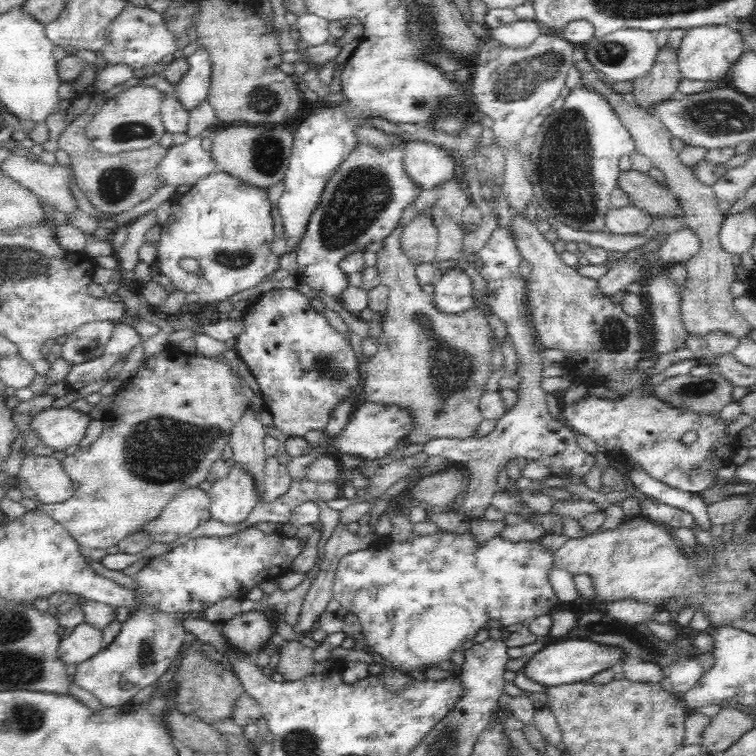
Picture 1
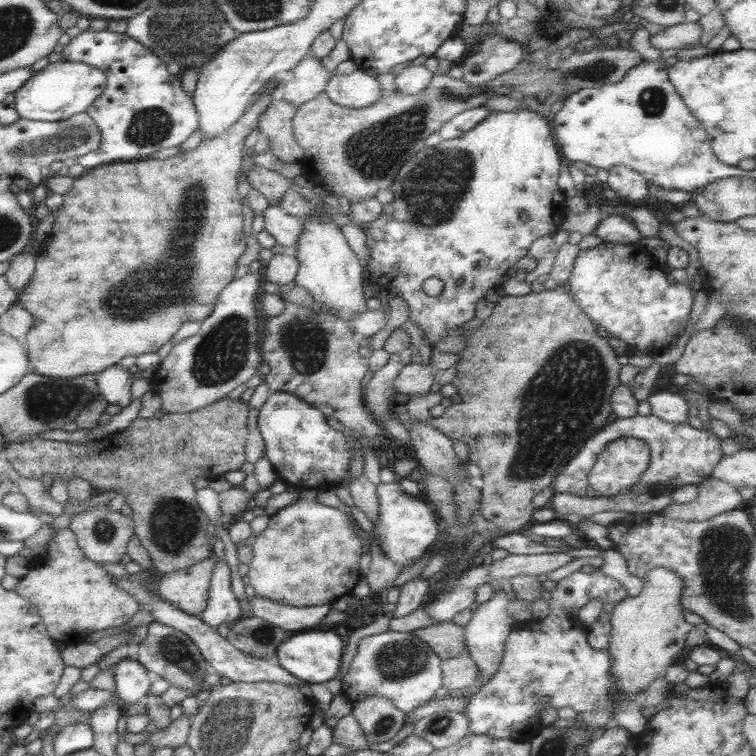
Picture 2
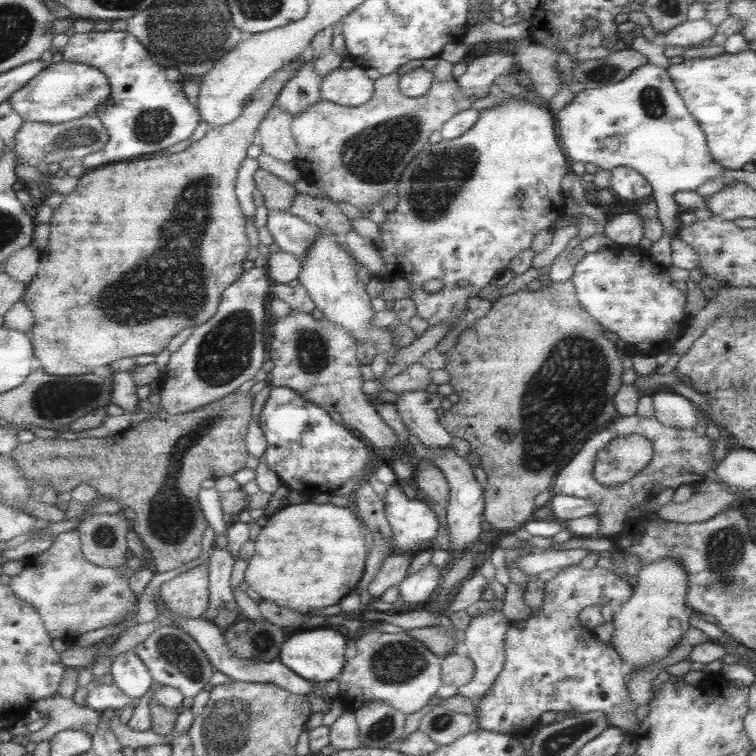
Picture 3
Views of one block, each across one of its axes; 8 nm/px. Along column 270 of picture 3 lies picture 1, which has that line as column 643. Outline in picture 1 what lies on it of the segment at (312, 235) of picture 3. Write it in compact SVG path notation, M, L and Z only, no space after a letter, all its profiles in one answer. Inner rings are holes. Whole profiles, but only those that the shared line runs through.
M634 205L622 208L608 208L606 212L606 228L612 234L644 234L650 224L652 215Z

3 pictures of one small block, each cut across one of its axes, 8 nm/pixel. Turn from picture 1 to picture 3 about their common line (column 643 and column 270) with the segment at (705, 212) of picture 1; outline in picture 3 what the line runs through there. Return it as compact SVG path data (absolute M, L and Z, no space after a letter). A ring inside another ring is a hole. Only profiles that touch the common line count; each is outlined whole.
M278 105L272 106L256 132L261 145L261 153L269 154L276 160L292 162L298 148L291 131L292 115L282 111Z

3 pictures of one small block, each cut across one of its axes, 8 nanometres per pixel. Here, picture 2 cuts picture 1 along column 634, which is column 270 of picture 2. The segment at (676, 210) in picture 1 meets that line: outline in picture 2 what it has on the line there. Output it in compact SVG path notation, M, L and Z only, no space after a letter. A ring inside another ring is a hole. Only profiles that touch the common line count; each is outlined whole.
M258 165L248 172L248 180L253 189L258 190L267 198L269 206L277 206L292 184L292 181L280 173Z

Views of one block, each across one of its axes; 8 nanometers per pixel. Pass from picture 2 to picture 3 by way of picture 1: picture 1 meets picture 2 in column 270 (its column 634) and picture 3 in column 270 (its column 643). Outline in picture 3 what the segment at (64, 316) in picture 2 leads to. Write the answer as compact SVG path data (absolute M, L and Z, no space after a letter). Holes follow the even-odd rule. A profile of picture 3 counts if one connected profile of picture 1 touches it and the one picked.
M300 54L294 62L288 62L280 70L274 71L274 74L271 74L254 90L252 96L250 96L250 104L242 108L242 112L236 120L226 124L226 126L209 128L204 138L193 142L184 152L166 155L161 153L155 156L147 156L144 159L109 163L93 170L87 170L79 178L76 188L65 195L63 203L58 206L57 210L54 209L54 214L49 222L50 232L48 245L46 246L48 250L40 250L38 270L34 278L28 283L24 296L21 298L34 315L34 324L31 326L28 336L33 347L33 356L41 363L41 370L45 374L60 375L62 378L67 375L89 374L94 373L101 366L111 366L121 358L132 358L146 354L155 356L166 349L173 337L181 330L186 327L196 328L214 316L220 304L222 291L236 282L244 272L242 264L250 249L250 242L245 229L247 218L240 209L238 199L234 193L238 169L247 157L247 149L256 138L256 132L262 119L264 119L268 110L275 105L274 100L278 98L284 83L292 76L291 72L294 74L294 71L300 69L303 58L303 54Z

